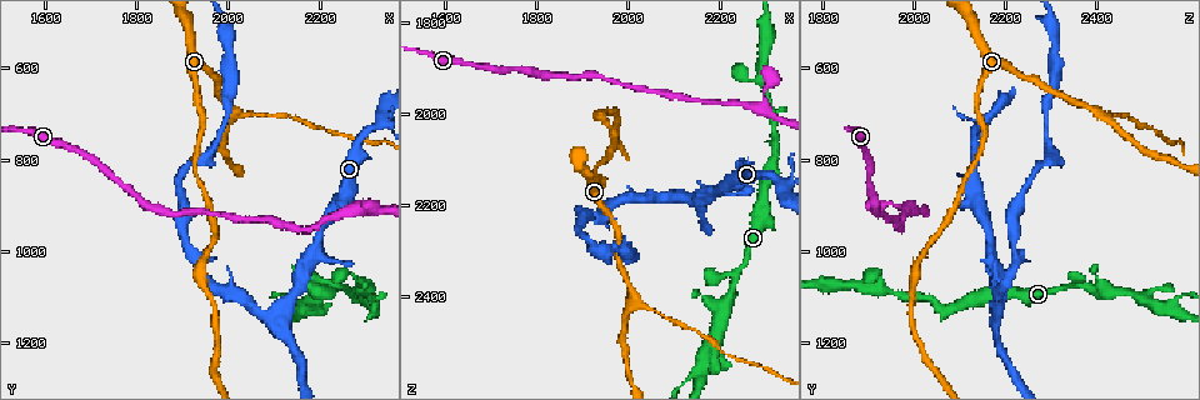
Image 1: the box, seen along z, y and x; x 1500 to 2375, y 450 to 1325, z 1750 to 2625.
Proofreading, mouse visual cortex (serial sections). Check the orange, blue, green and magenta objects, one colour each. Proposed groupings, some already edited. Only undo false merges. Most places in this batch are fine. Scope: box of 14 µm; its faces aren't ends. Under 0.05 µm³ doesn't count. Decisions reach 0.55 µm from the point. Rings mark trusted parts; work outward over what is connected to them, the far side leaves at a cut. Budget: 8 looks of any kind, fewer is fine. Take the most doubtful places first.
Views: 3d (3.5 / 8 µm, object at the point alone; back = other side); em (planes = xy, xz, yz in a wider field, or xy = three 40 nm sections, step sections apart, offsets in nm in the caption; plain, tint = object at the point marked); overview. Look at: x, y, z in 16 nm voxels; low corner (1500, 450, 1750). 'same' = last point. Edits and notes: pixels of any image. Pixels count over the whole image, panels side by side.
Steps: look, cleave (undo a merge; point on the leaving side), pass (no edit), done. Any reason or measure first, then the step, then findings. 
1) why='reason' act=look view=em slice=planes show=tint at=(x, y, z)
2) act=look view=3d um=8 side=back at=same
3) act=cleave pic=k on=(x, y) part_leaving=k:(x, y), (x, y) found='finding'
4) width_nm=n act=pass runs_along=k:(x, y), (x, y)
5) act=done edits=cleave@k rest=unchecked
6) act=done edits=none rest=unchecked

act=look view=3d um=3.5 at=(2285, 900, 1990)

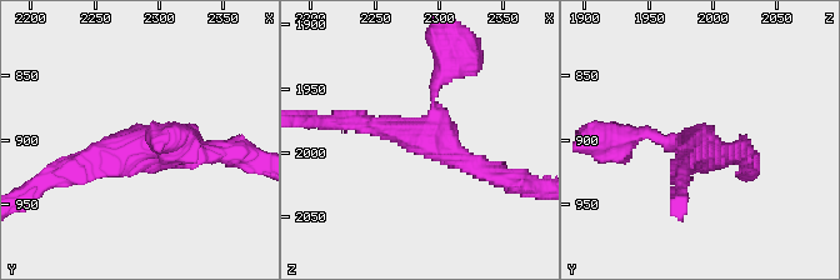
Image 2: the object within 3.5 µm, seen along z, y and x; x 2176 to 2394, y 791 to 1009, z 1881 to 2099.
arms=3 arm_widths_nm=200,250,250 why='now the EM' act=look view=em slice=xy step=3 show=tint at=(2290, 904, 1984)

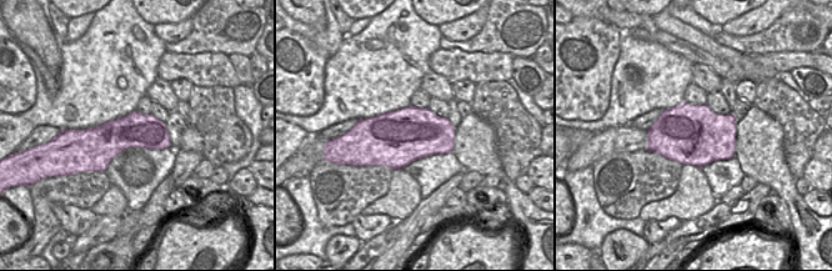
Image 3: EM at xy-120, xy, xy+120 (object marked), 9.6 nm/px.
width_nm=550 act=pass runs_along=2:(350, 121), (426, 135), (450, 61) found='continuous, no second cell'

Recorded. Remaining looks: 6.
act=look view=3d um=8 at=(2015, 705, 2420)

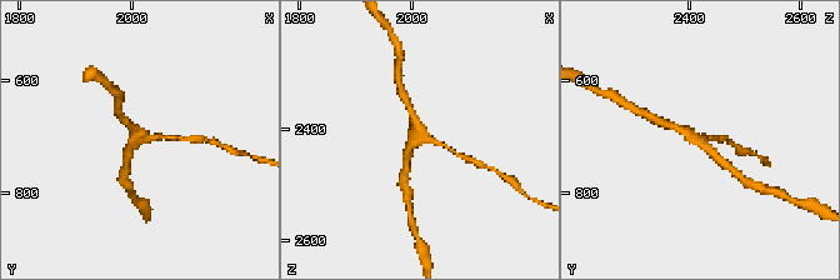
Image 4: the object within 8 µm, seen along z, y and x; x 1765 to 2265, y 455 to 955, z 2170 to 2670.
act=look view=3d um=3.5 side=back at=(2020, 695, 2415)

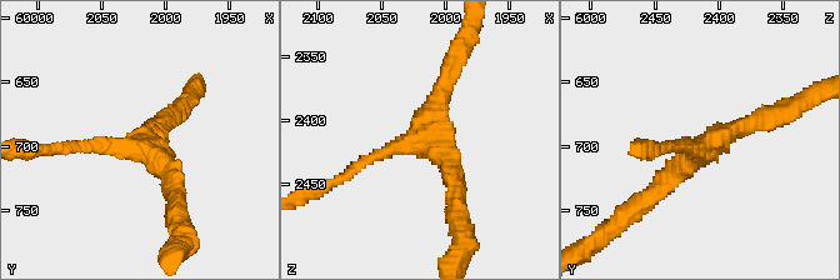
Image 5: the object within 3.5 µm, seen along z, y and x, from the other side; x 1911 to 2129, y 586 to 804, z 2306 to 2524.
arms=3 act=pass runs_along=5:(765, 116), (710, 139), (646, 200) found='continuous, no second cell'

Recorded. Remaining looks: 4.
why='branch point' act=look view=3d um=3.5 at=(2320, 725, 2140)

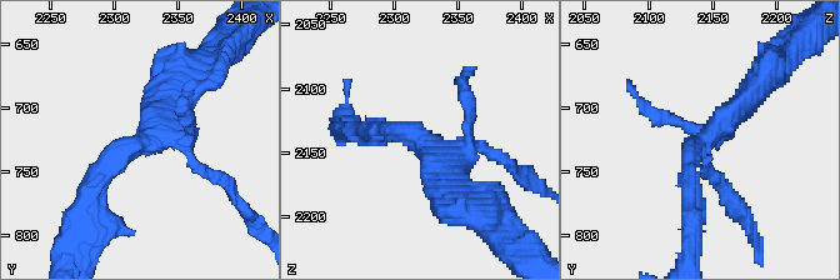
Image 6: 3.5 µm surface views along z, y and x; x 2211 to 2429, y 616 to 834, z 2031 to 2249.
why='shape alone is not enough' act=look view=em slice=xy step=2 show=tint at=(2326, 722, 2146)

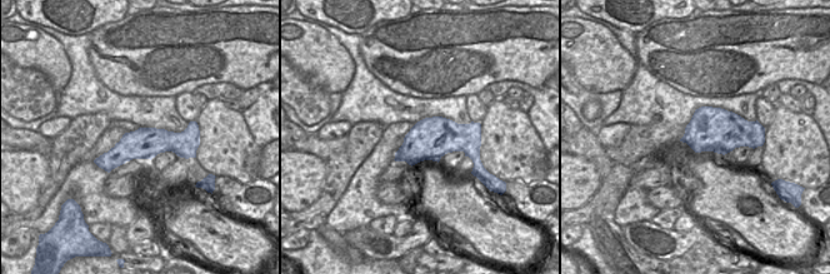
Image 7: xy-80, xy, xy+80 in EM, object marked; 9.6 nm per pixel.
act=look view=em slice=xy step=5 show=tint at=same

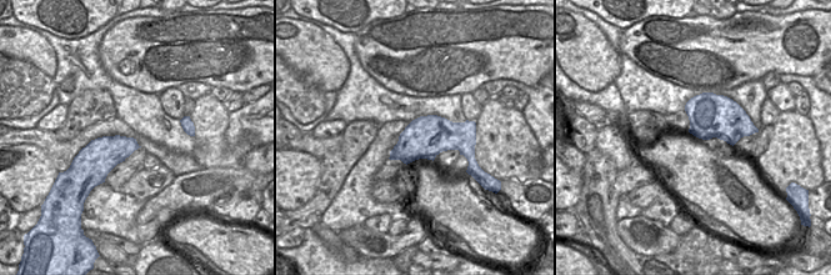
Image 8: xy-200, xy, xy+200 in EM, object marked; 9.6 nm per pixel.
act=pass runs_along=6:(90, 193), (155, 128), (183, 81) found='one cell here'

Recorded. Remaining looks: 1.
act=done edits=none rest=unchecked

